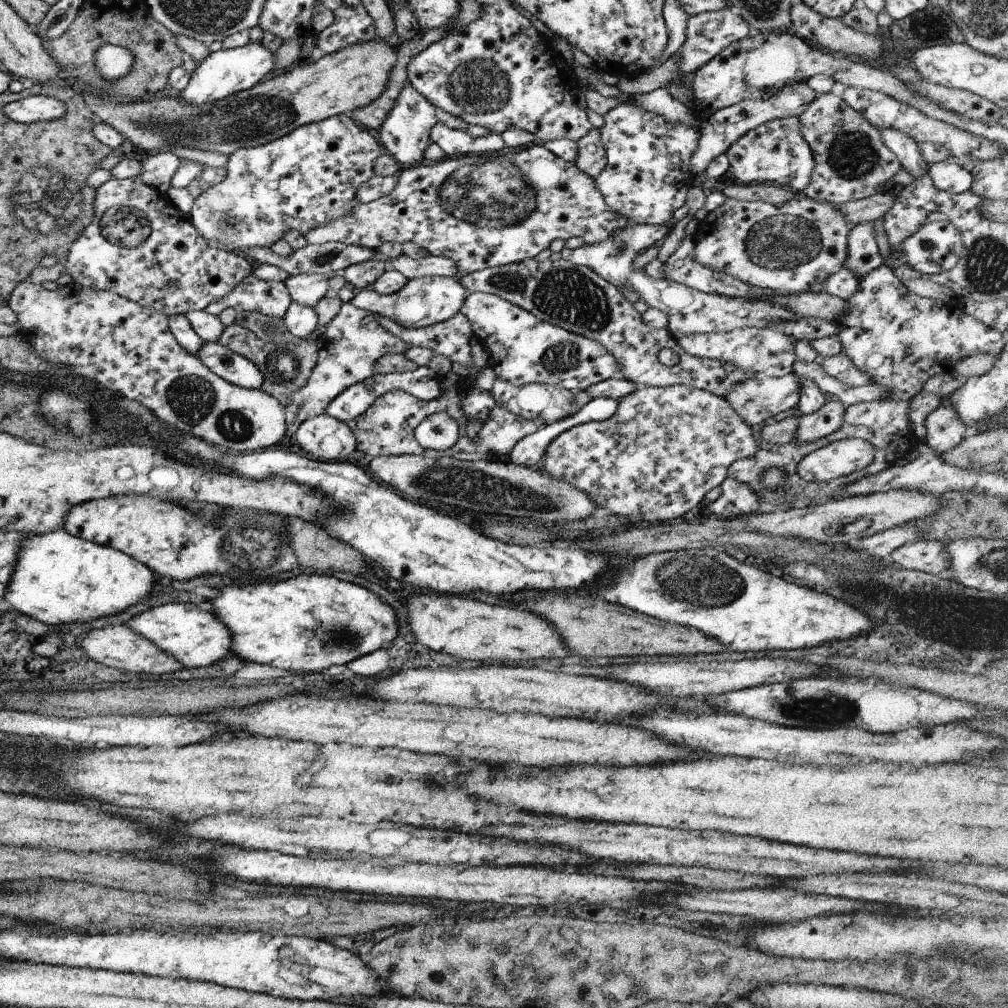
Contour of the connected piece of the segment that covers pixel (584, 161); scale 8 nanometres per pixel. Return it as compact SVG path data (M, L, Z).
M593 128L577 140L576 166L592 178L596 178L607 165L606 150L600 140L599 129Z

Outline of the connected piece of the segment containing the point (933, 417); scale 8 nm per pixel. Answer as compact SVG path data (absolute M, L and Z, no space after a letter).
M942 396L940 406L926 416L924 426L926 426L924 442L939 455L958 446L968 435L967 426L958 418L946 396Z

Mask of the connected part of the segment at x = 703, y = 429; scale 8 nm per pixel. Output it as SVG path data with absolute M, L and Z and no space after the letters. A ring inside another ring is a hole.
M674 385L672 387L643 387L637 388L619 401L616 412L606 420L590 421L582 423L578 426L569 428L554 438L546 452L544 452L544 468L551 477L556 477L558 480L563 480L574 486L576 490L580 490L588 495L588 498L594 502L594 506L598 508L608 508L610 512L616 516L626 516L632 523L646 522L650 525L658 522L669 522L682 517L686 512L689 512L694 506L703 505L705 502L706 492L712 490L719 484L724 482L727 477L727 470L730 464L736 462L738 459L747 460L752 458L758 450L758 444L752 435L750 425L747 425L738 414L736 410L730 406L730 402L724 397L716 396L711 392L692 388L690 385Z

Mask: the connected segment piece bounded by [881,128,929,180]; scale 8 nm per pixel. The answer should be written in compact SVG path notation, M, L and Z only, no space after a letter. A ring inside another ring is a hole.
M894 128L882 130L881 139L886 143L886 146L894 152L898 162L902 164L902 168L906 170L914 180L922 176L929 168L929 165L924 162L922 154L920 154L918 144L916 144L910 136L904 134L904 132L894 130Z

